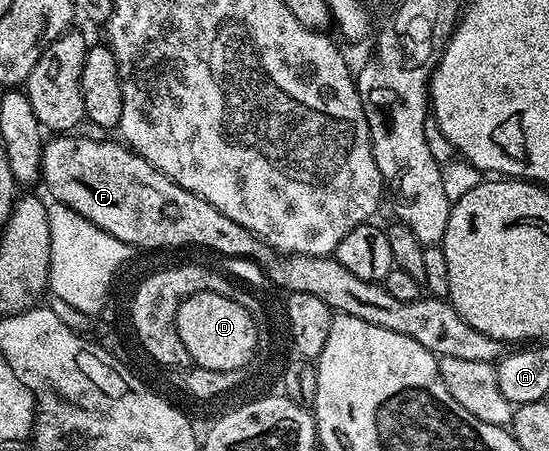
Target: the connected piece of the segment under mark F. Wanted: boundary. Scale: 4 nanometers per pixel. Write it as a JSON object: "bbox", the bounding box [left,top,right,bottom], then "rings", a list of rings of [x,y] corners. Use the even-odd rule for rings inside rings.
{"bbox":[41,133,507,364],"rings":[[[58,133],[53,137],[45,140],[42,149],[42,173],[41,182],[46,182],[46,187],[50,190],[50,199],[55,203],[62,203],[68,209],[72,209],[76,213],[80,213],[80,217],[84,217],[88,221],[92,221],[92,225],[96,225],[100,229],[104,229],[104,233],[108,233],[112,237],[116,237],[120,241],[124,241],[126,246],[131,249],[137,247],[147,247],[150,251],[158,251],[161,247],[180,247],[179,249],[197,249],[202,244],[209,244],[210,248],[220,253],[235,255],[237,258],[246,258],[254,260],[267,277],[274,283],[275,288],[286,292],[299,291],[300,293],[312,293],[312,297],[320,297],[320,301],[324,301],[330,306],[330,310],[335,313],[351,315],[352,317],[360,317],[360,321],[368,321],[372,325],[380,325],[384,329],[392,329],[392,333],[404,333],[404,337],[412,337],[412,341],[416,341],[416,345],[424,345],[424,349],[428,349],[435,357],[464,357],[464,361],[484,361],[485,363],[497,364],[503,355],[507,354],[507,344],[501,343],[496,337],[488,337],[488,333],[480,333],[480,329],[472,329],[472,325],[468,325],[468,321],[464,321],[464,317],[460,317],[460,313],[456,313],[456,309],[449,301],[442,297],[423,297],[416,301],[400,301],[397,297],[392,297],[392,293],[386,291],[385,286],[380,283],[369,283],[356,277],[356,273],[348,273],[348,269],[344,269],[344,265],[340,265],[340,261],[329,255],[284,255],[269,247],[267,243],[258,235],[254,235],[248,229],[244,229],[244,225],[236,225],[236,221],[232,221],[232,217],[228,217],[224,213],[220,213],[220,209],[216,209],[216,205],[212,205],[208,201],[204,201],[204,197],[200,197],[196,193],[192,193],[188,189],[184,189],[180,185],[176,185],[176,181],[172,181],[164,173],[160,173],[160,169],[156,169],[144,157],[140,157],[136,152],[131,151],[125,142],[117,141],[113,143],[110,139],[89,139],[86,135],[78,135],[82,133]]]}

